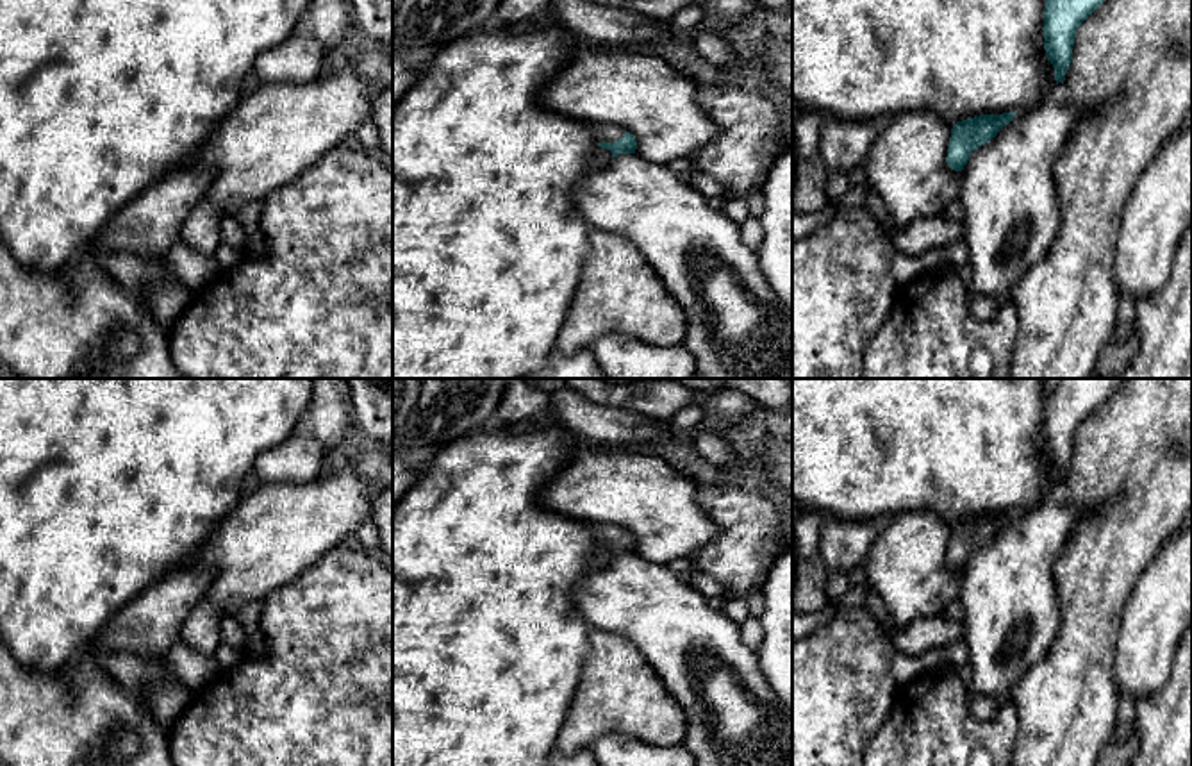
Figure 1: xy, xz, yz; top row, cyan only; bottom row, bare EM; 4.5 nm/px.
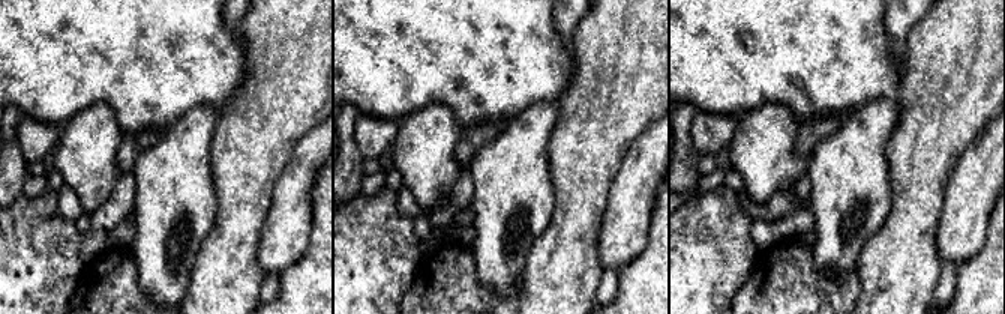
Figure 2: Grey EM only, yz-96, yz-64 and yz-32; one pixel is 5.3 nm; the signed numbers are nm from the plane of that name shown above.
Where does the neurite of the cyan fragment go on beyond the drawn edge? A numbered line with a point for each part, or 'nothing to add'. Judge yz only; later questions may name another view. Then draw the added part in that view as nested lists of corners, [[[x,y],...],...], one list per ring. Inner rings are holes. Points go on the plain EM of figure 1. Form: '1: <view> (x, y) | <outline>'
nothing to add

